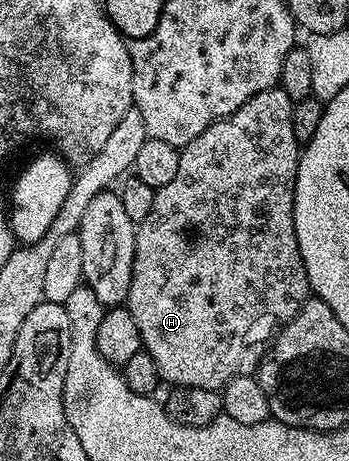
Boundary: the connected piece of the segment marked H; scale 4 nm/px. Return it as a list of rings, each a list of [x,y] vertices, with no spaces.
[[[294,46],[293,51],[287,53],[287,61],[283,61],[280,84],[271,89],[263,89],[263,93],[255,93],[255,97],[243,101],[243,105],[239,105],[235,113],[231,113],[225,119],[217,119],[207,129],[203,129],[203,133],[199,133],[195,141],[180,148],[175,177],[162,187],[156,188],[151,201],[151,211],[137,227],[133,272],[123,305],[135,321],[135,329],[139,329],[141,346],[151,357],[158,376],[164,382],[166,379],[169,385],[221,391],[235,377],[253,375],[277,332],[295,318],[305,300],[310,298],[309,278],[303,265],[303,257],[299,253],[299,241],[295,237],[293,220],[293,194],[301,151],[295,137],[295,129],[291,129],[291,113],[296,100],[310,98],[312,94],[311,57],[304,46]]]

